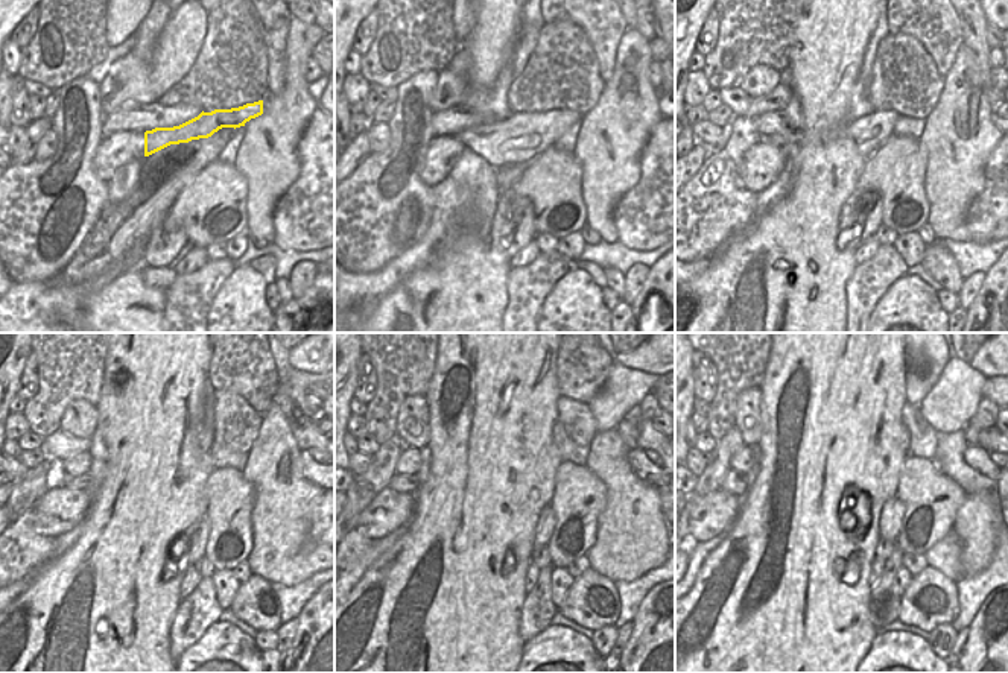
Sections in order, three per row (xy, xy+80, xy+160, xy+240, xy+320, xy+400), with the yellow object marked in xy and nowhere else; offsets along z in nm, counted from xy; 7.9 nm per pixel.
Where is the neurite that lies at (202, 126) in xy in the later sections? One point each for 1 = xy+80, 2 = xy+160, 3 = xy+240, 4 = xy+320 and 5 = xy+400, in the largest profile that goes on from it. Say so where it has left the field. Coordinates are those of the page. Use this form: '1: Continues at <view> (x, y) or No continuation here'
1: Continues at xy+80 (522, 137)
2: Continues at xy+160 (871, 131)
3: Continues at xy+240 (85, 482)
4: Continues at xy+320 (400, 482)
5: Continues at xy+400 (733, 482)

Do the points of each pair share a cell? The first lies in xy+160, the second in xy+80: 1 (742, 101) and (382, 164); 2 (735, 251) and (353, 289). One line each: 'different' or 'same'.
1: different
2: different

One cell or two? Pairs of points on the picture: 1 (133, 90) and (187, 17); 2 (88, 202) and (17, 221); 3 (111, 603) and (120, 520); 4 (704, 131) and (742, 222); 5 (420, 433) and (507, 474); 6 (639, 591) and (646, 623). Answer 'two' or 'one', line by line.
1: one
2: one
3: one
4: two
5: two
6: two

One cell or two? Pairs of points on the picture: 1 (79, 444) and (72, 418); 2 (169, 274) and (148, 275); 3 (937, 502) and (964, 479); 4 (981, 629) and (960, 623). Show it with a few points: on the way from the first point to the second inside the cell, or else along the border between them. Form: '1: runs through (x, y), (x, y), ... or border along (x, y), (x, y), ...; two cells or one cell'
1: border along (61, 429), (76, 436), (90, 438); two cells
2: runs through (164, 275), (152, 275); one cell
3: border along (931, 461), (967, 494); two cells
4: border along (987, 596), (967, 626); two cells

